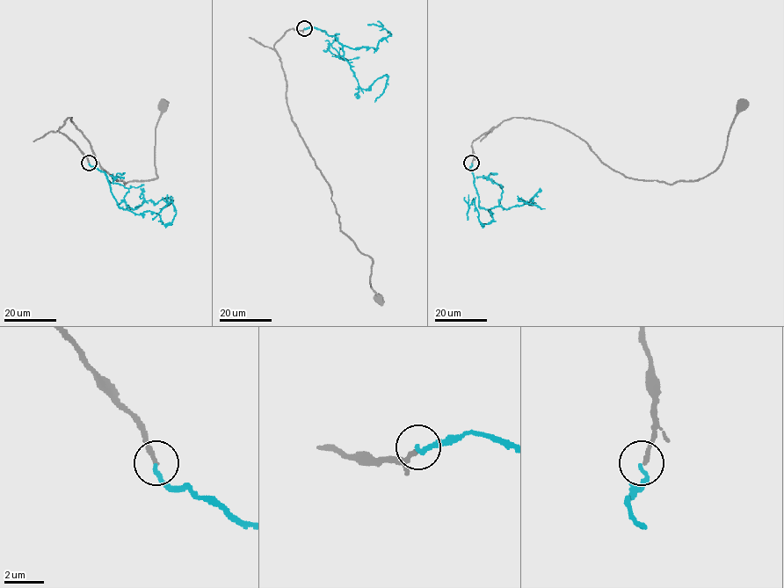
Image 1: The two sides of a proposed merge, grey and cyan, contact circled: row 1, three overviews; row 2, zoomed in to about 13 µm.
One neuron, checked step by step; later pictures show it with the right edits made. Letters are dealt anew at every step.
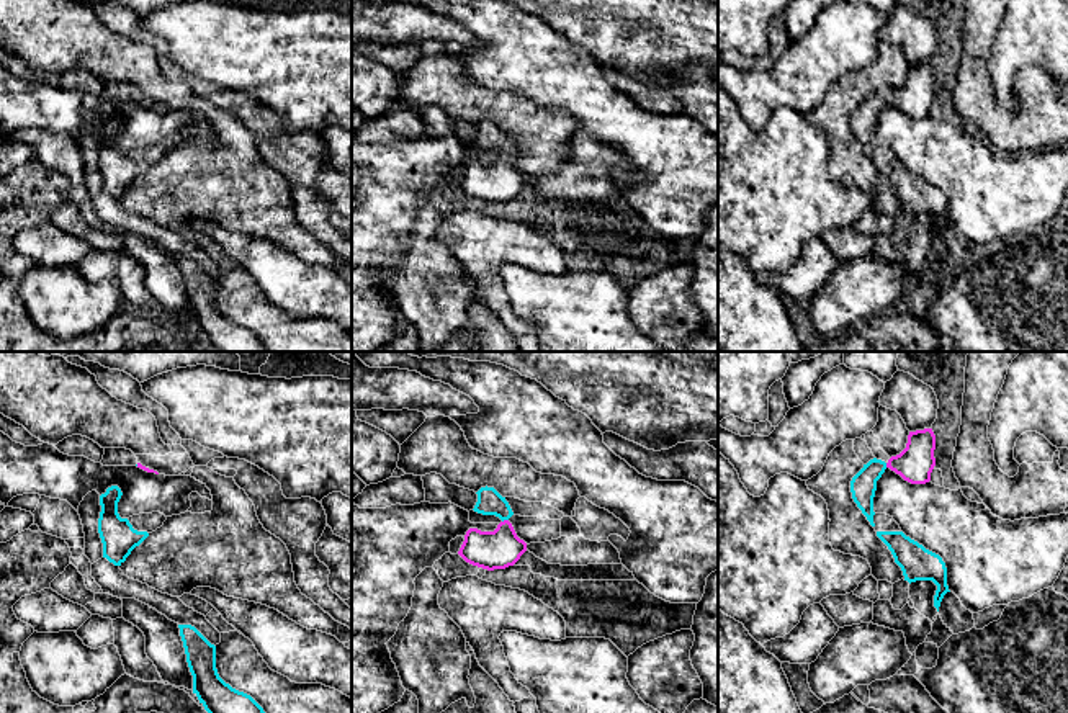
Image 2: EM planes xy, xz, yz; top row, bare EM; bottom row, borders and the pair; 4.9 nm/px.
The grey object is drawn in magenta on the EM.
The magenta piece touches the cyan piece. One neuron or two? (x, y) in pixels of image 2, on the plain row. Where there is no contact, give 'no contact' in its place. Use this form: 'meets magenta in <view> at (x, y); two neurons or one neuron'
meets magenta in xz at (504, 154); one neuron

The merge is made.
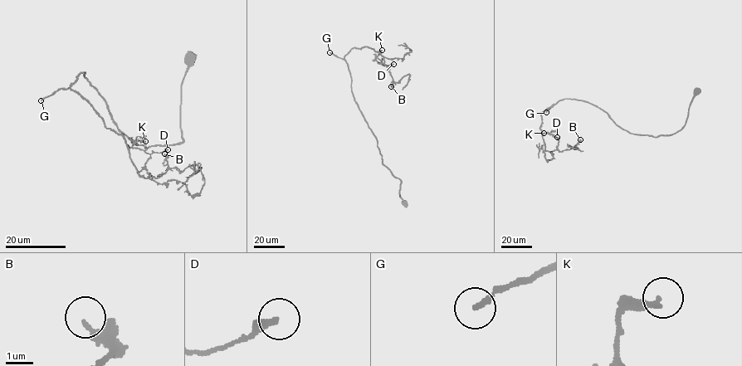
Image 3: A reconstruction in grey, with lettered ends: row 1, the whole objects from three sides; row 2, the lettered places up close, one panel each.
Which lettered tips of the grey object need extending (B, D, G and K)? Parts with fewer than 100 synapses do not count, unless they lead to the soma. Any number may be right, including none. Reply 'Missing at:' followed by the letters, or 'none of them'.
Missing at: G

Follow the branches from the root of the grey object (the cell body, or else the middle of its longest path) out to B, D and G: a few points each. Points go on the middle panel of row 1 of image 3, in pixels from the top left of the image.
B: (404, 203), (401, 180), (383, 163), (376, 137), (354, 100), (344, 56), (353, 47), (378, 51), (391, 86)
D: (404, 203), (401, 180), (383, 163), (354, 100), (344, 56), (367, 46), (383, 57), (382, 65), (393, 64)
G: (404, 203), (399, 195), (401, 180), (383, 163), (376, 137), (354, 100), (347, 63), (329, 52)

